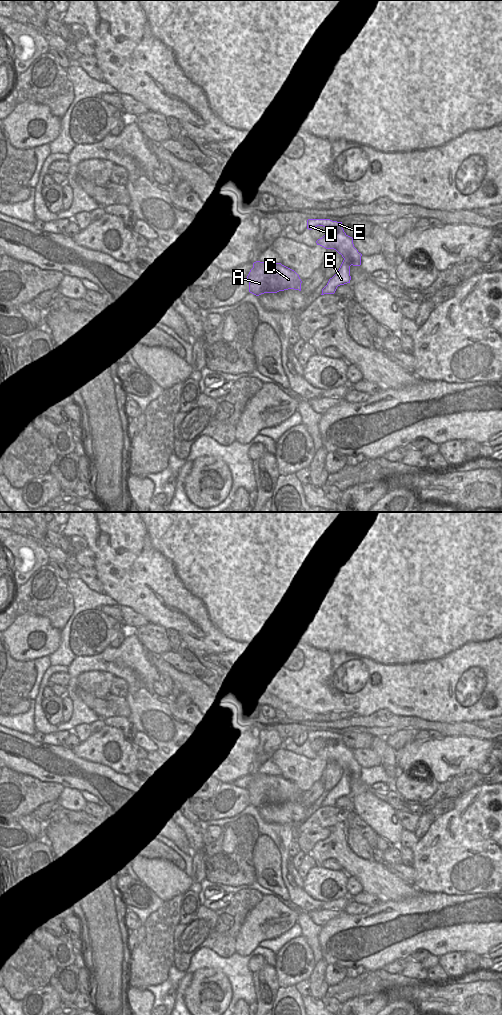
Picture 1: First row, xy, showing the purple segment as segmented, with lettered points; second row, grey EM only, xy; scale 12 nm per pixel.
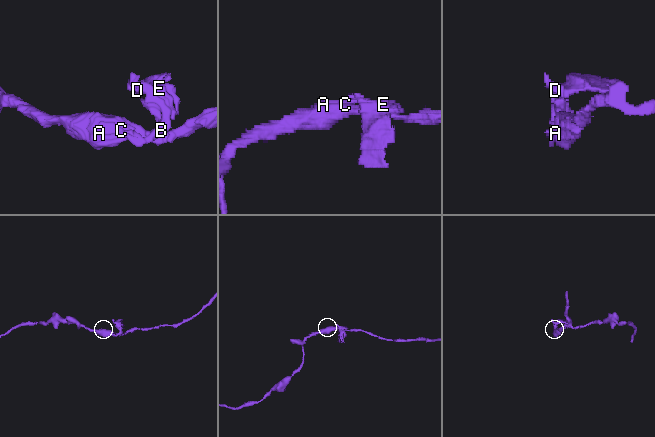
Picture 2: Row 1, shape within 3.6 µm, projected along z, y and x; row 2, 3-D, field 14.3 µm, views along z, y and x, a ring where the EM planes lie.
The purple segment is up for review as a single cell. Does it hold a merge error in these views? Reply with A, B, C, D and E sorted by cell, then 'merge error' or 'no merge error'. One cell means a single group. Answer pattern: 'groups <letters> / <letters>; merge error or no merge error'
groups A B C / D E; merge error

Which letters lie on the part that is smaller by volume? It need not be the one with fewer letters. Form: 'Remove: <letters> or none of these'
Remove: D, E

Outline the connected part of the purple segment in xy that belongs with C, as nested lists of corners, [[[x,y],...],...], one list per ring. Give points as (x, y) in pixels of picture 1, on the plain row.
[[[256,773],[247,791],[249,792],[249,804],[256,808],[288,801],[301,803],[302,793],[299,787],[281,775]]]

